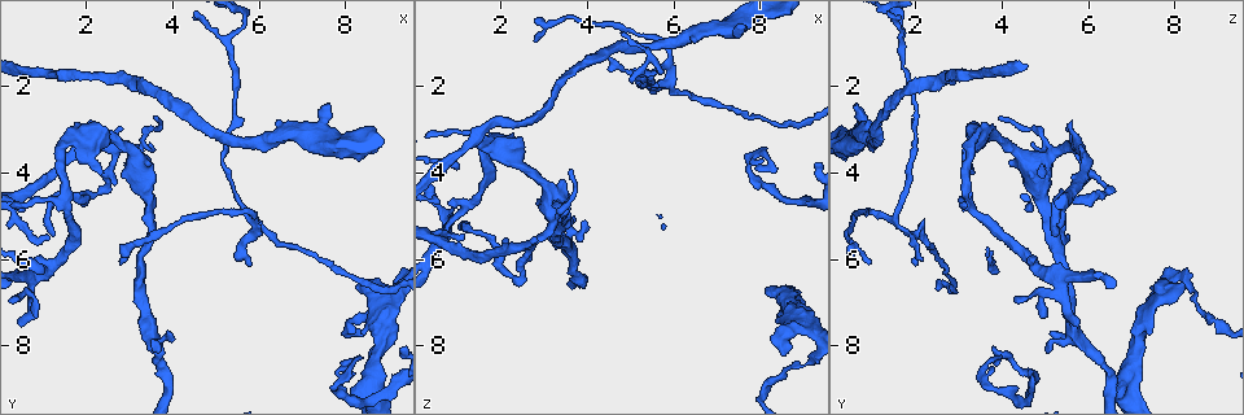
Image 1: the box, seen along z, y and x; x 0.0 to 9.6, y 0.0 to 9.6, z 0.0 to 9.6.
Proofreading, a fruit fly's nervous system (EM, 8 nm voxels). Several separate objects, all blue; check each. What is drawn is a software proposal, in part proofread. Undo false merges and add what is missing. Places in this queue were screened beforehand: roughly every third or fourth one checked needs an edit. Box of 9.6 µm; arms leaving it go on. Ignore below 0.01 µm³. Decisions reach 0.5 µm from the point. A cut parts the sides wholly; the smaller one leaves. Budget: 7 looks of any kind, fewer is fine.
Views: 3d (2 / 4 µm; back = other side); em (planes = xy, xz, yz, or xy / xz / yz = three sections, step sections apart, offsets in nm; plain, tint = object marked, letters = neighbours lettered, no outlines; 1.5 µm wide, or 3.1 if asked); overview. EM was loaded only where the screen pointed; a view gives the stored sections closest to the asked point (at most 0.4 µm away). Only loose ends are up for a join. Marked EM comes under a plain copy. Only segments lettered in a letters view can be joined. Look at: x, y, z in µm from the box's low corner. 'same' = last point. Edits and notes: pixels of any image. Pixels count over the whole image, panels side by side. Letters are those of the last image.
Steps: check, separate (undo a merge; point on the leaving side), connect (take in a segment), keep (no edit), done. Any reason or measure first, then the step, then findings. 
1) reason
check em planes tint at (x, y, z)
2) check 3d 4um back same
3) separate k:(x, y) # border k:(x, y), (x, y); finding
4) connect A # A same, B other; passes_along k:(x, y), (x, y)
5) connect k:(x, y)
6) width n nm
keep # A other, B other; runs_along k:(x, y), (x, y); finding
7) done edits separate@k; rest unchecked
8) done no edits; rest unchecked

an open end
check 3d 4um at (8.50, 6.60, 8.20)

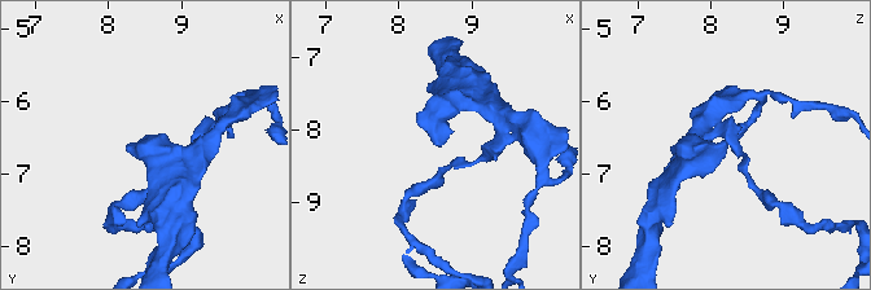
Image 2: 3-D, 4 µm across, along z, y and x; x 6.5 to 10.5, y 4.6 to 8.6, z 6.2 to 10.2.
check em planes letters at (8.50, 6.55, 8.25)

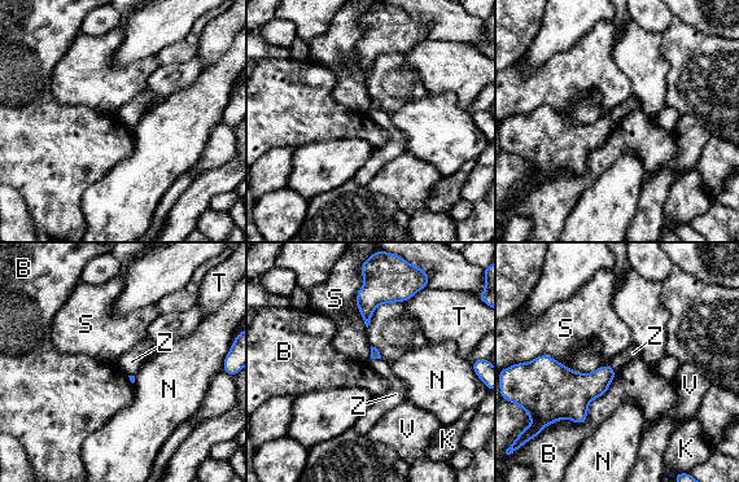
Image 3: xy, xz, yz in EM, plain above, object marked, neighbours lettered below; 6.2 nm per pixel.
keep # B other, K other, N other, S other, T other, V other, Z other; no lettered segment goes on from it

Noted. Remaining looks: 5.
an open end
check 3d 2um at (3.10, 4.05, 5.00)

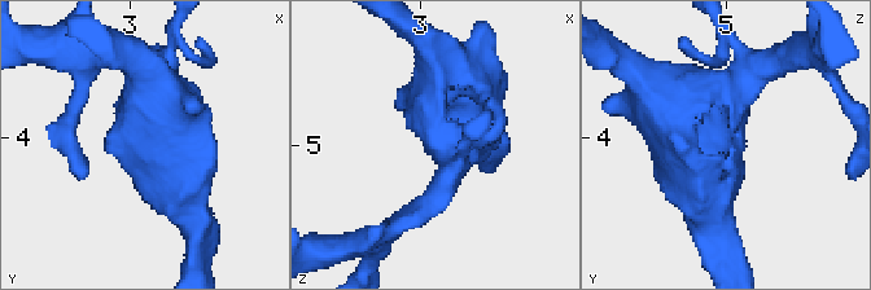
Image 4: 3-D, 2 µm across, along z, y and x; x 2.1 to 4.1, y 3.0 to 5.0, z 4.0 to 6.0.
arm_widths 260, 260 nm
check em xy step 8 letters at (3.16, 4.02, 5.00)

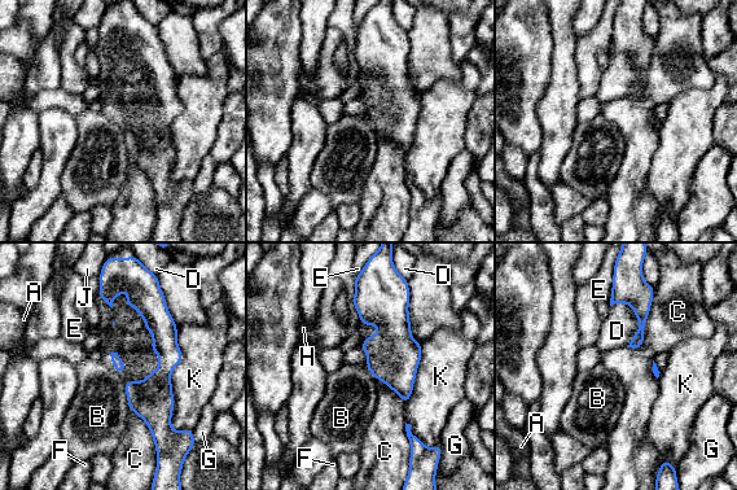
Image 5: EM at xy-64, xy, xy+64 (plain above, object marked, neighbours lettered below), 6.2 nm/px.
check em planes letters same

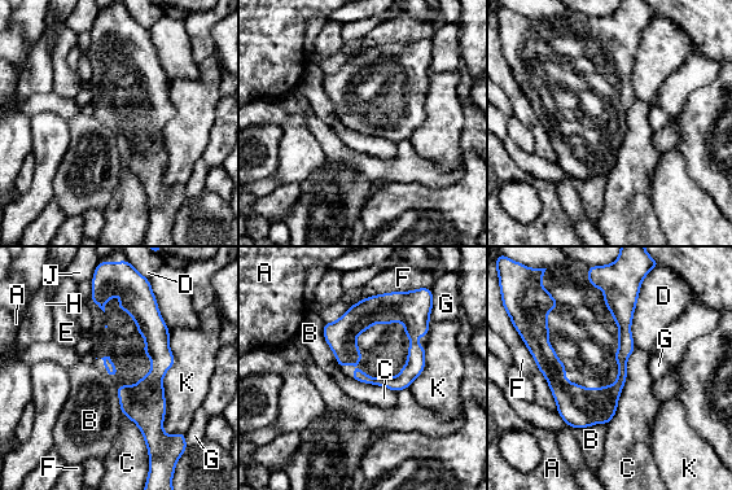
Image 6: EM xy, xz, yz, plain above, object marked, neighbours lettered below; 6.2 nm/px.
keep # A other, B other, C other, D other, E other, F other, G other, H other, J other, K other; border 6:(660, 266), (641, 281), (634, 348); no lettered segment goes on from it

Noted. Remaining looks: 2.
abrupt turn
check em xz step 8 tint at (1.55, 4.65, 3.15)

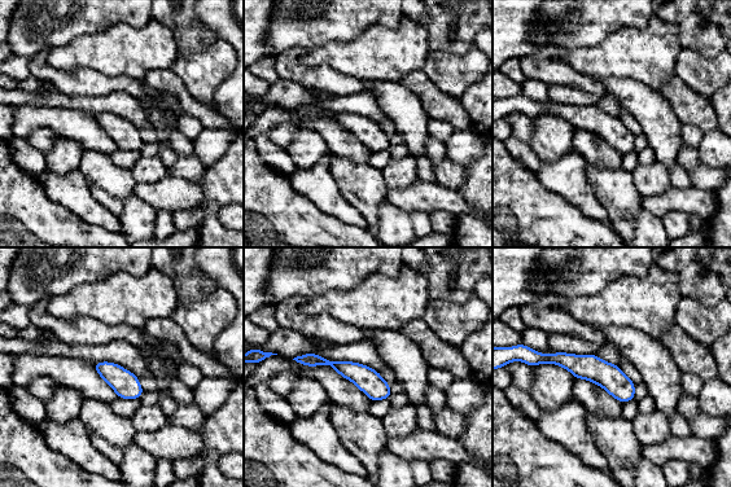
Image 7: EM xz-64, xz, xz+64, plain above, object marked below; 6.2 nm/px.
check em planes letters same

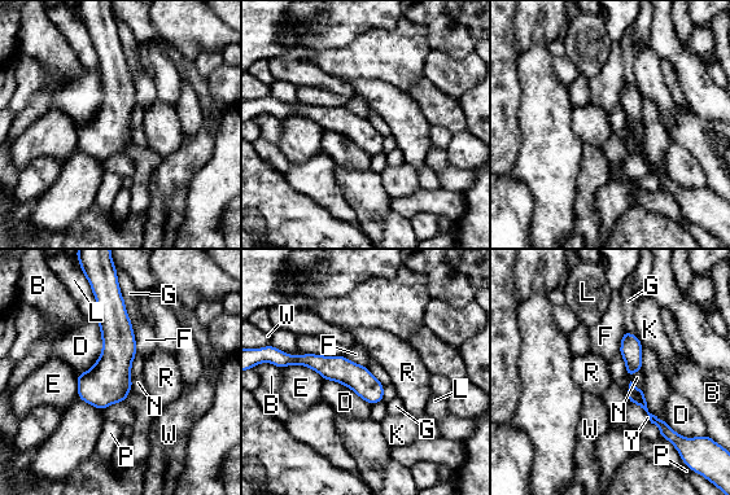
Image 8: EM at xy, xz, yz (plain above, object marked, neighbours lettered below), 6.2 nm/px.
longest_contact D 380 nm
keep # B other, D other, E other, F other, G other, K other, L other, N other, P other, R other, W other, Y other; border 8:(129, 319), (138, 353); one cell here

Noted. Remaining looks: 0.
done no edits; rest unchecked

